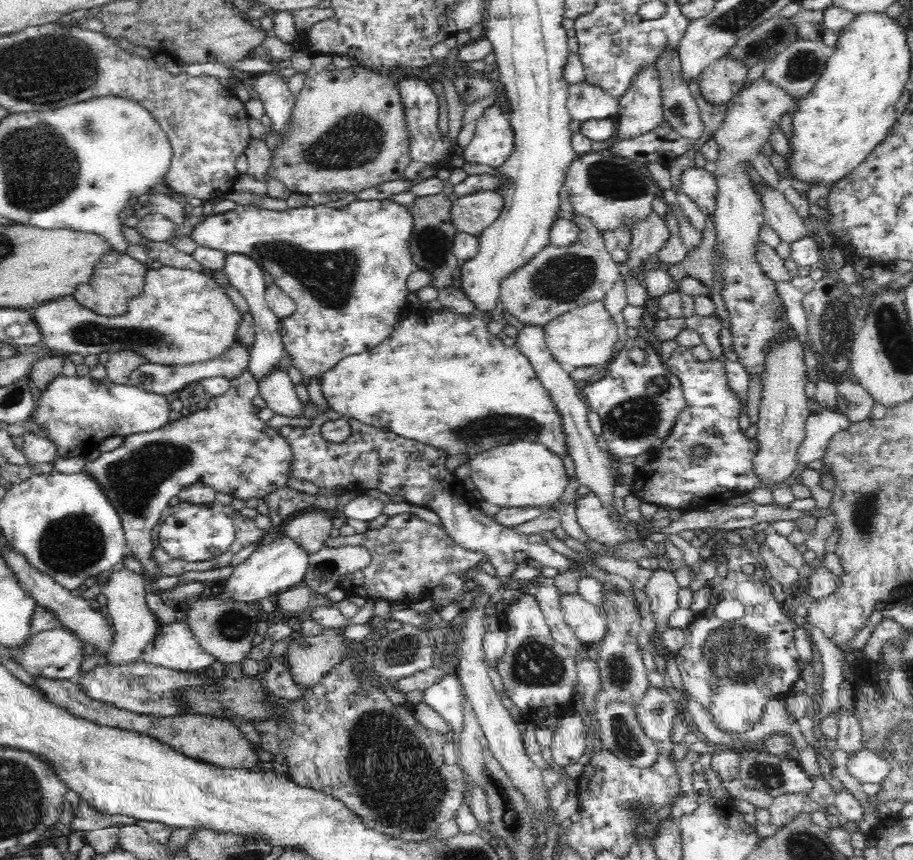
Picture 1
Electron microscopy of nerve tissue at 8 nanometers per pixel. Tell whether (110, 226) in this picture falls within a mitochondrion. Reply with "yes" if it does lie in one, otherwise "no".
no

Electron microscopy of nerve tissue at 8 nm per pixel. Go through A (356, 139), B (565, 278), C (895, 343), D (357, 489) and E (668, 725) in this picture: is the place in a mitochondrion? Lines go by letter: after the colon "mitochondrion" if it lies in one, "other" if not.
A: mitochondrion
B: mitochondrion
C: mitochondrion
D: other
E: other

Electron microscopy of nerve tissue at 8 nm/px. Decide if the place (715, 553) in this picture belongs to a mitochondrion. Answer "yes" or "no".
no

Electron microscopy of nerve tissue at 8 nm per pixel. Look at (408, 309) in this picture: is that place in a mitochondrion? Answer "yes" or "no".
no

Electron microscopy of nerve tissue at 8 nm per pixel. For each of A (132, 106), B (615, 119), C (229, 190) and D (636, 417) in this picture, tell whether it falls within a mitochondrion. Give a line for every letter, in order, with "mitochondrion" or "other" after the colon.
A: other
B: other
C: other
D: mitochondrion

